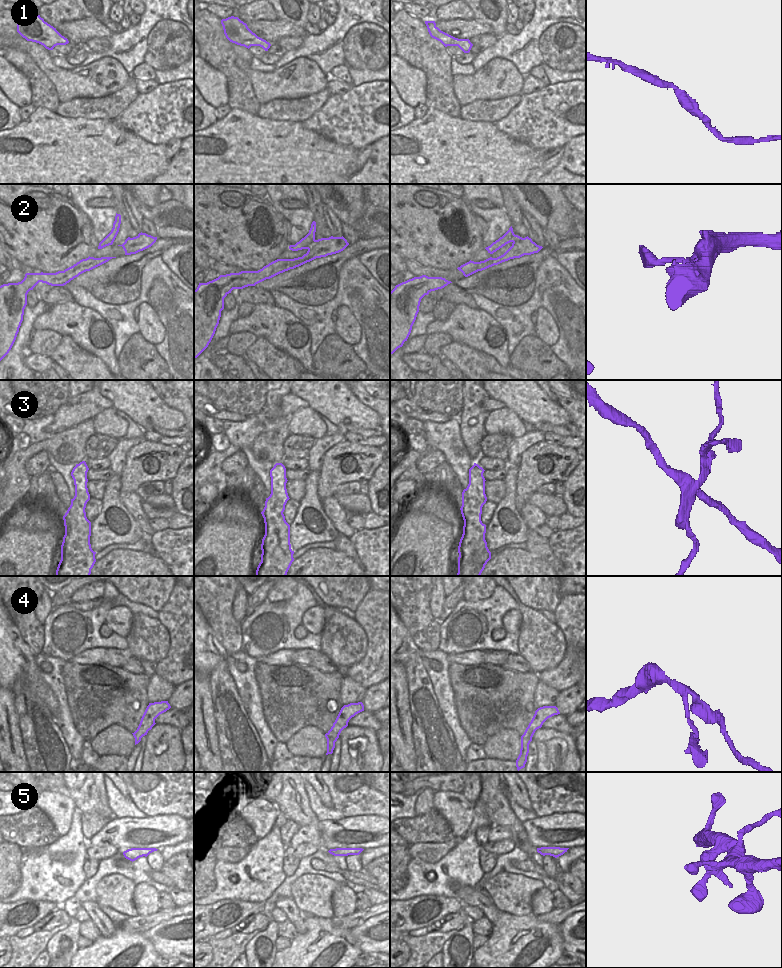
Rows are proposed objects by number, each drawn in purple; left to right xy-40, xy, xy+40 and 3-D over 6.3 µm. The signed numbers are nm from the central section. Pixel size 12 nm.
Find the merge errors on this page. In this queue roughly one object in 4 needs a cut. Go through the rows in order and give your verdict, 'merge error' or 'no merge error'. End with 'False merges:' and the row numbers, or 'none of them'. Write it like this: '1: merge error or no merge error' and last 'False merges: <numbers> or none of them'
1: no merge error
2: no merge error
3: merge error
4: no merge error
5: no merge error
False merges: 3

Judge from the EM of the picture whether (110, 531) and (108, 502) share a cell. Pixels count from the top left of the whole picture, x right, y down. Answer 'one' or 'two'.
one

